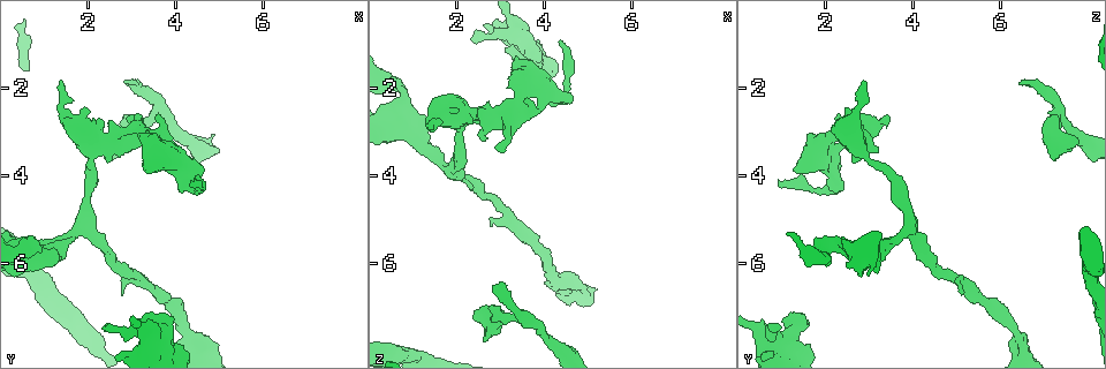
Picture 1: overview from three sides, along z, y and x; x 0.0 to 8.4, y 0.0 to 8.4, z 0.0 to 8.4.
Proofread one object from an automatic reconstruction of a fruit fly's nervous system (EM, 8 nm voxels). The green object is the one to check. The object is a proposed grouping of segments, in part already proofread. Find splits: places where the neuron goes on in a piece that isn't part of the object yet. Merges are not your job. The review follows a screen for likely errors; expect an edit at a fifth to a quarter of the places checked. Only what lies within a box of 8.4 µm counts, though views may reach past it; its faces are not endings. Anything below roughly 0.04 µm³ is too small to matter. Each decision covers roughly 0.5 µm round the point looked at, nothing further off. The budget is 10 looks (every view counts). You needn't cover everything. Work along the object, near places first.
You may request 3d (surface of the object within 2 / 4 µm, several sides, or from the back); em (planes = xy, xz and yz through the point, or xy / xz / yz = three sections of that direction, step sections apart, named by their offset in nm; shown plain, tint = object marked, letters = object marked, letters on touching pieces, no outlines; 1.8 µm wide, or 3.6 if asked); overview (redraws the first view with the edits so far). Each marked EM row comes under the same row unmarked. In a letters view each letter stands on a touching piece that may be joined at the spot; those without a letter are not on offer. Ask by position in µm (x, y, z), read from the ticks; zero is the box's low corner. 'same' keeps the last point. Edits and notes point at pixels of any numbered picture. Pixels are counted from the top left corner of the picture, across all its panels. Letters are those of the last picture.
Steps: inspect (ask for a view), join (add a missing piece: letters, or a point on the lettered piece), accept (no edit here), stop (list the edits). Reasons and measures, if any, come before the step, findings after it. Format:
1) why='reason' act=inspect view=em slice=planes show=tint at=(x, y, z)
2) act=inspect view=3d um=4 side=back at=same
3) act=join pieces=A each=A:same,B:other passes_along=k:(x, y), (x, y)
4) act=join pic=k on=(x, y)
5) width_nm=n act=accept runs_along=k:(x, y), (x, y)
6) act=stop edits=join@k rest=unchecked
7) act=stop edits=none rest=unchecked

why='an open end' act=inspect view=3d um=2 at=(2.60, 3.25, 7.75)

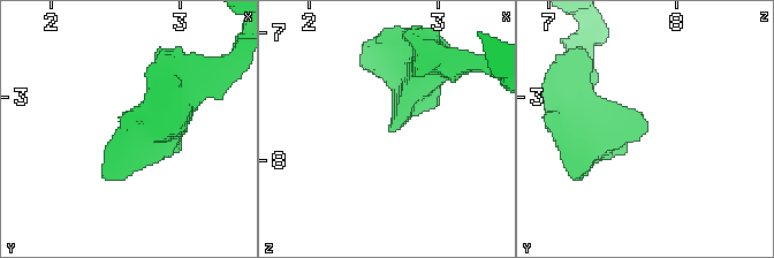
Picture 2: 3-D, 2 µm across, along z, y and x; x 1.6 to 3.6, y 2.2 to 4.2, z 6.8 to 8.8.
act=inspect view=em um=3.6 slice=planes show=tint at=(2.62, 3.20, 7.74)

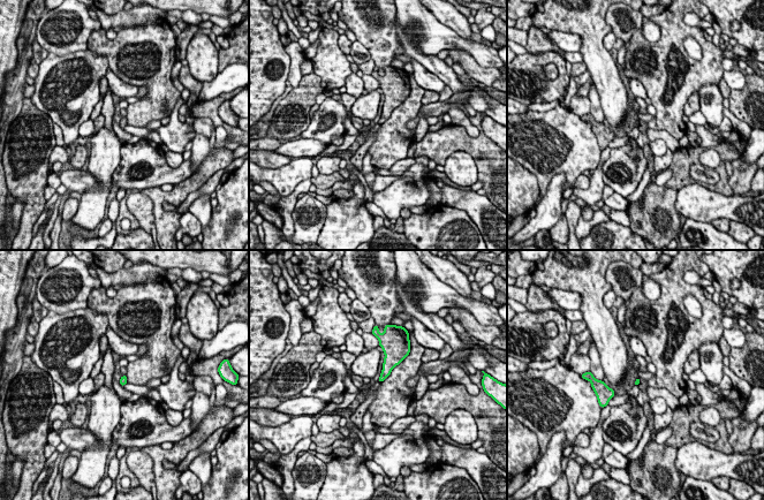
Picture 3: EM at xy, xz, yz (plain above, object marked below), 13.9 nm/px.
why='what lies round it' act=inspect view=em um=3.6 slice=planes show=letters at=same

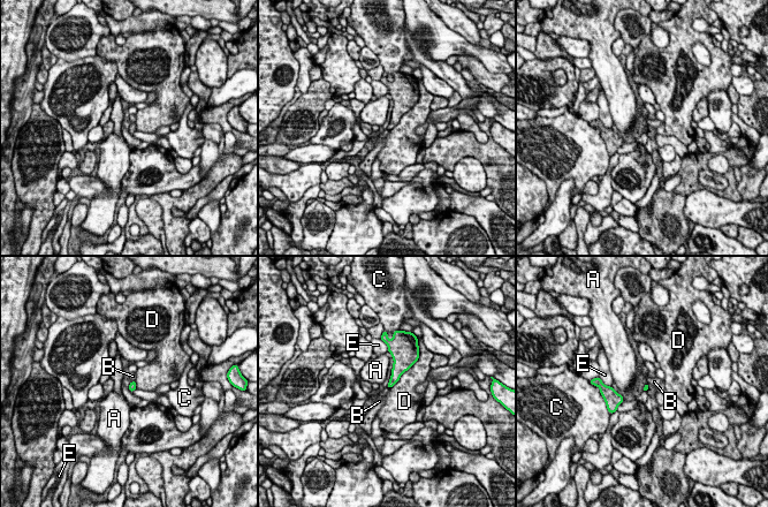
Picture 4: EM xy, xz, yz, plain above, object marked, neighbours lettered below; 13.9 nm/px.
longest_contact=D:600nm act=accept each=A:other,B:other,C:other,D:other,E:other border=4:(135, 379), (131, 381) found='no lettered piece goes on from it'

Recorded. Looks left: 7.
why='branch stops here' act=inspect view=em slice=planes show=letters at=(2.90, 1.85, 6.50)

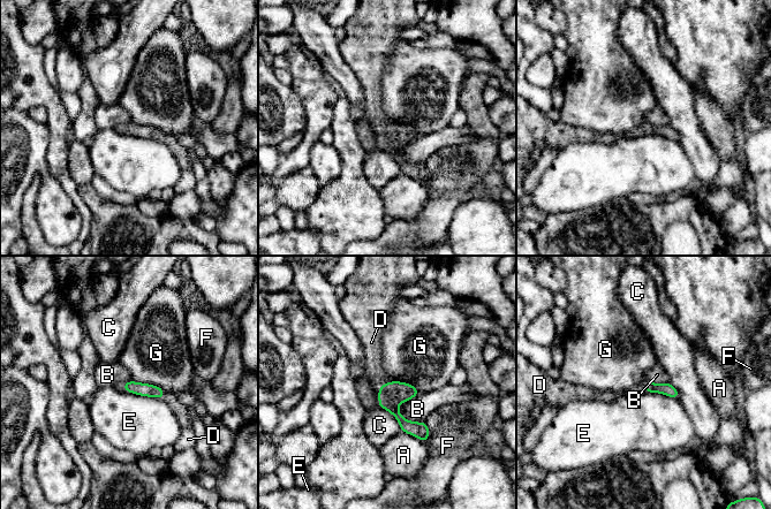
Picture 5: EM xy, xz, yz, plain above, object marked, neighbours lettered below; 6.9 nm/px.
longest_contact=E:300nm act=join pieces=D each=A:other,B:other,C:other,D:same,E:other,F:other,G:other passes_along=5:(391, 394), (385, 384), (372, 350) found='the neuron continues'

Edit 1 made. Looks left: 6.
act=inspect view=overview

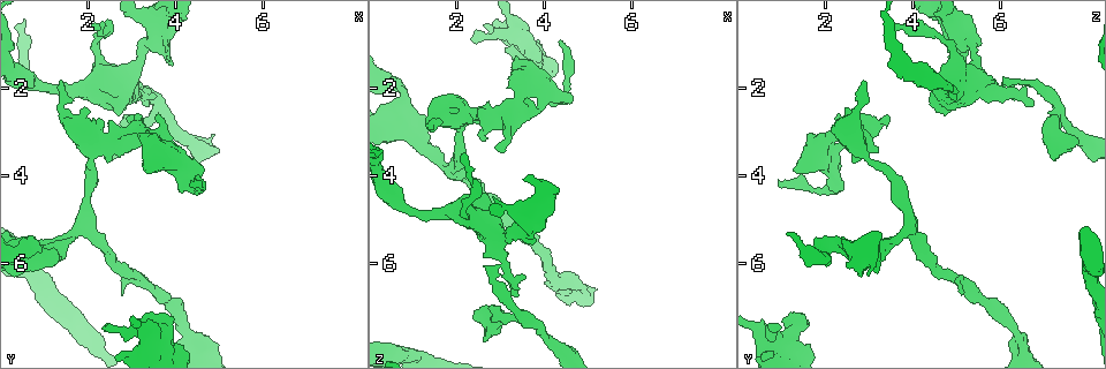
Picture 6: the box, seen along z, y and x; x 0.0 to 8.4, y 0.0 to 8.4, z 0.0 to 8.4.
why='an open end' act=inspect view=em slice=xz step=4 show=tint at=(1.35, 1.85, 2.90)

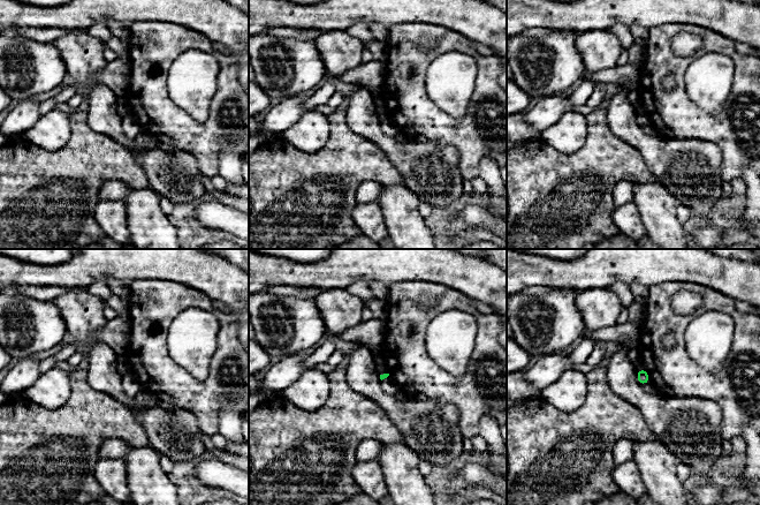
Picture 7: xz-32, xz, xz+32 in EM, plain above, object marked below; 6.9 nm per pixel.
why='cut it another way' act=inspect view=em slice=planes show=tint at=same

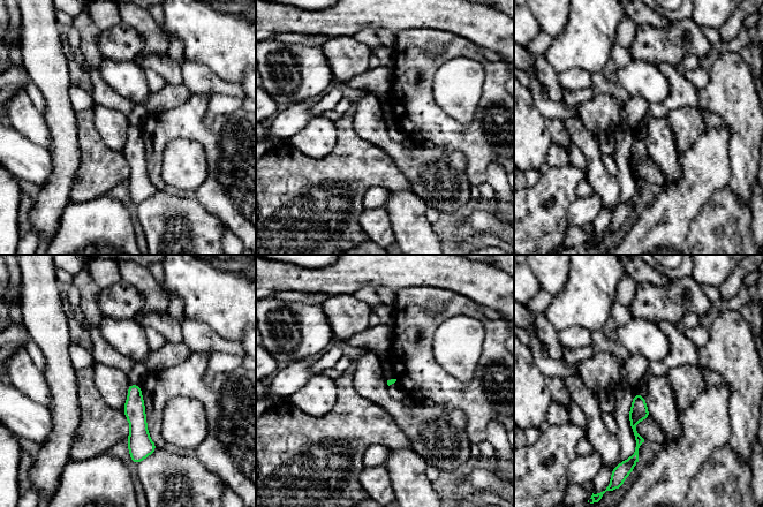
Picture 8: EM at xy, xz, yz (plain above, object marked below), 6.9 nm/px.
act=inspect view=em slice=planes show=letters at=same

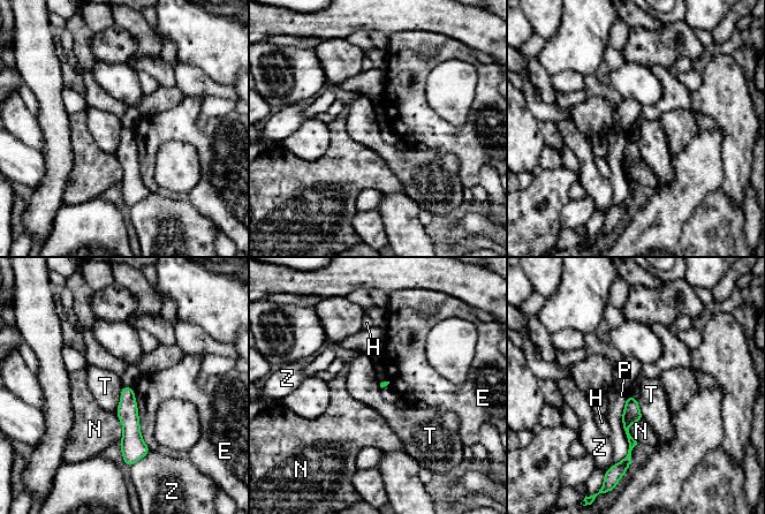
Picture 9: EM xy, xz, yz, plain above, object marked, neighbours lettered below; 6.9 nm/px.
act=accept each=E:other,H:other,N:other,P:other,T:other,Z:other runs_along=9:(129, 390), (129, 450), (126, 455) found='none of them fits'

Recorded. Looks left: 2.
act=stop edits=join@5 rest=unchecked

